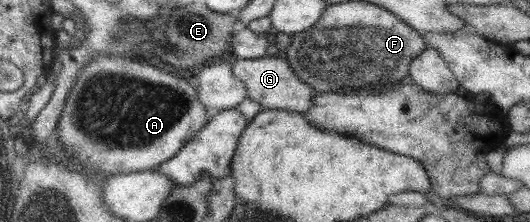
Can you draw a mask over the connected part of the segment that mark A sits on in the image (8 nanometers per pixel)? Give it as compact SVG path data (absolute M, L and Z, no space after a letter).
M97 54L95 59L88 59L88 64L79 72L79 75L77 75L77 78L73 80L73 83L71 84L71 90L69 90L69 94L65 96L65 104L63 104L63 110L61 110L61 114L59 114L59 122L57 122L57 130L55 132L53 140L59 140L61 144L63 144L64 153L58 153L58 154L65 154L61 156L67 156L68 153L71 153L72 158L76 158L79 160L82 164L84 164L87 168L89 165L91 165L92 170L94 169L95 172L106 172L107 174L116 175L119 173L131 173L131 172L137 172L137 171L143 171L147 169L155 169L161 162L165 162L165 160L169 160L171 156L175 156L175 153L183 144L187 143L197 132L199 132L201 126L205 126L205 122L207 122L207 109L205 109L205 105L197 99L197 91L195 91L195 87L193 87L192 80L183 80L183 78L177 78L177 76L171 76L169 72L163 72L163 70L159 70L159 68L155 68L155 66L149 66L149 64L137 64L137 62L133 62L133 60L129 60L129 57L122 58L119 56L105 56L105 54Z

